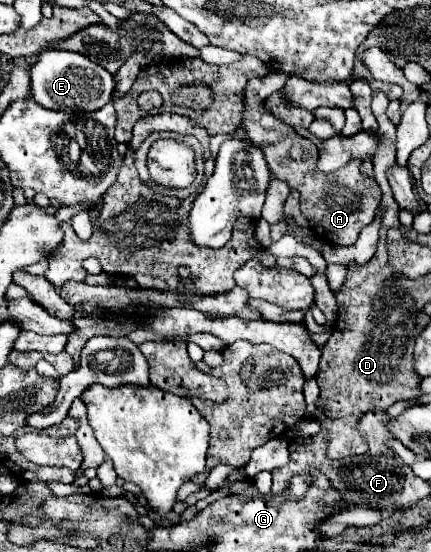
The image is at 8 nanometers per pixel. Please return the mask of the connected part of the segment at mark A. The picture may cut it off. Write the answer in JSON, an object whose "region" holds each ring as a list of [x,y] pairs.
{"region":[[[268,72],[266,76],[248,82],[242,112],[242,128],[246,128],[248,140],[262,148],[270,172],[286,180],[290,188],[302,194],[302,214],[308,218],[310,230],[326,244],[350,246],[358,240],[360,230],[374,220],[376,208],[382,200],[382,190],[374,178],[364,178],[360,174],[360,160],[350,160],[350,164],[334,172],[320,172],[316,168],[316,144],[308,138],[298,136],[290,126],[282,124],[276,116],[270,116],[270,112],[266,112],[266,98],[272,92],[280,90],[286,84],[286,80],[286,72]]]}

